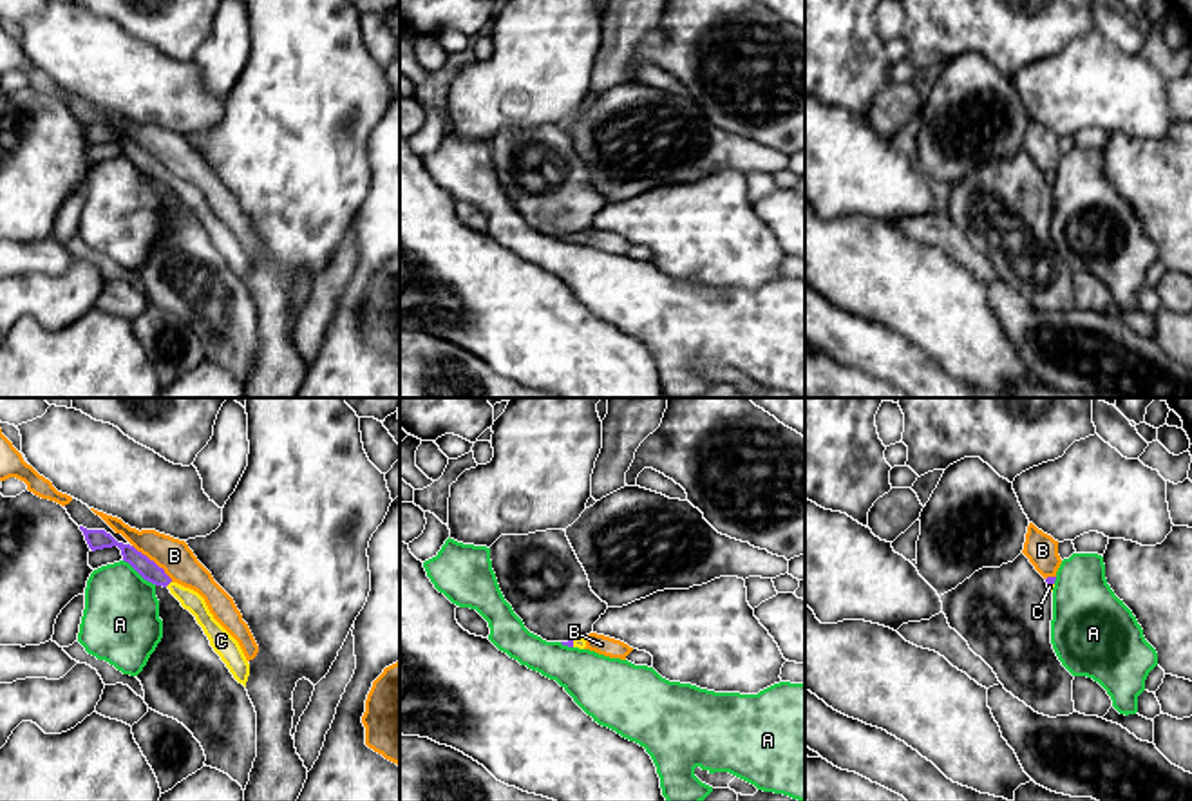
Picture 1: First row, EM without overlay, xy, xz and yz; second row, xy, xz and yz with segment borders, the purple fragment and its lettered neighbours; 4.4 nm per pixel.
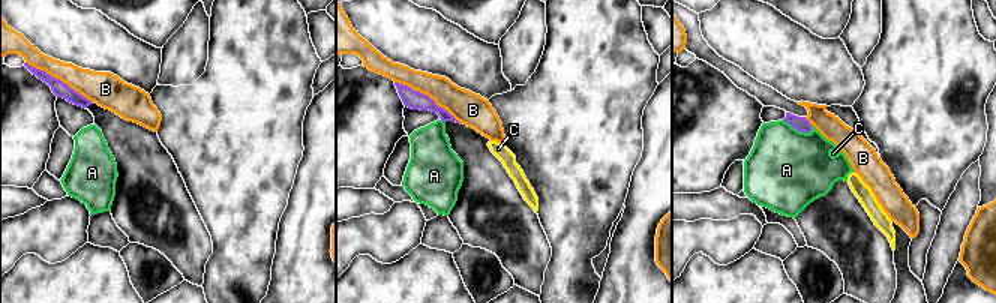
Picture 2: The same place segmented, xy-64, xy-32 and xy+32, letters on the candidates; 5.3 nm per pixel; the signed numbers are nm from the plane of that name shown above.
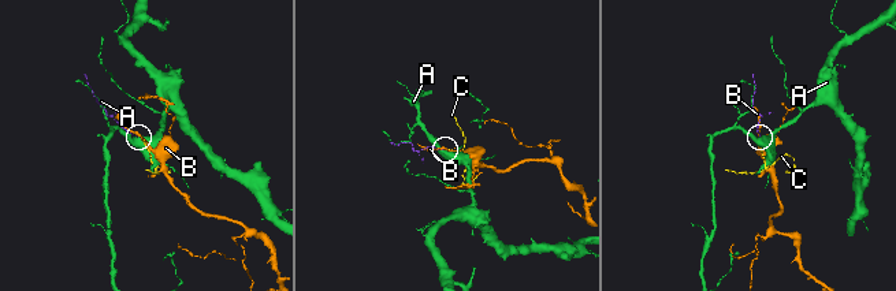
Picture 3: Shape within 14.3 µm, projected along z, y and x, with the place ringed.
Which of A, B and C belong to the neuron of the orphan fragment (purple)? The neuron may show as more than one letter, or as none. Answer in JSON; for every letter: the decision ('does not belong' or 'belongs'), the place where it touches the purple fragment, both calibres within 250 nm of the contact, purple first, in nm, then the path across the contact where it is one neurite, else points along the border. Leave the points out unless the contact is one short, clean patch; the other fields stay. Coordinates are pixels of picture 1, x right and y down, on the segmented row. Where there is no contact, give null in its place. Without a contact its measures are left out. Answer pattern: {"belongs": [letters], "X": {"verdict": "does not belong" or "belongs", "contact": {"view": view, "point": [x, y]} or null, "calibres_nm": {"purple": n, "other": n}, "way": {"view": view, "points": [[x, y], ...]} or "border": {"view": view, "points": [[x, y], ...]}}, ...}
{"belongs": ["C"], "A": {"verdict": "does not belong", "contact": {"view": "xy", "point": [140, 574]}, "calibres_nm": {"purple": 90, "other": 340}}, "B": {"verdict": "does not belong", "contact": {"view": "xy", "point": [152, 561]}, "calibres_nm": {"purple": 90, "other": 150}}, "C": {"verdict": "belongs", "contact": {"view": "xy", "point": [167, 584]}, "calibres_nm": {"purple": 90, "other": 90}, "way": {"view": "xy", "points": [[149, 570], [167, 584], [192, 601]]}}}

